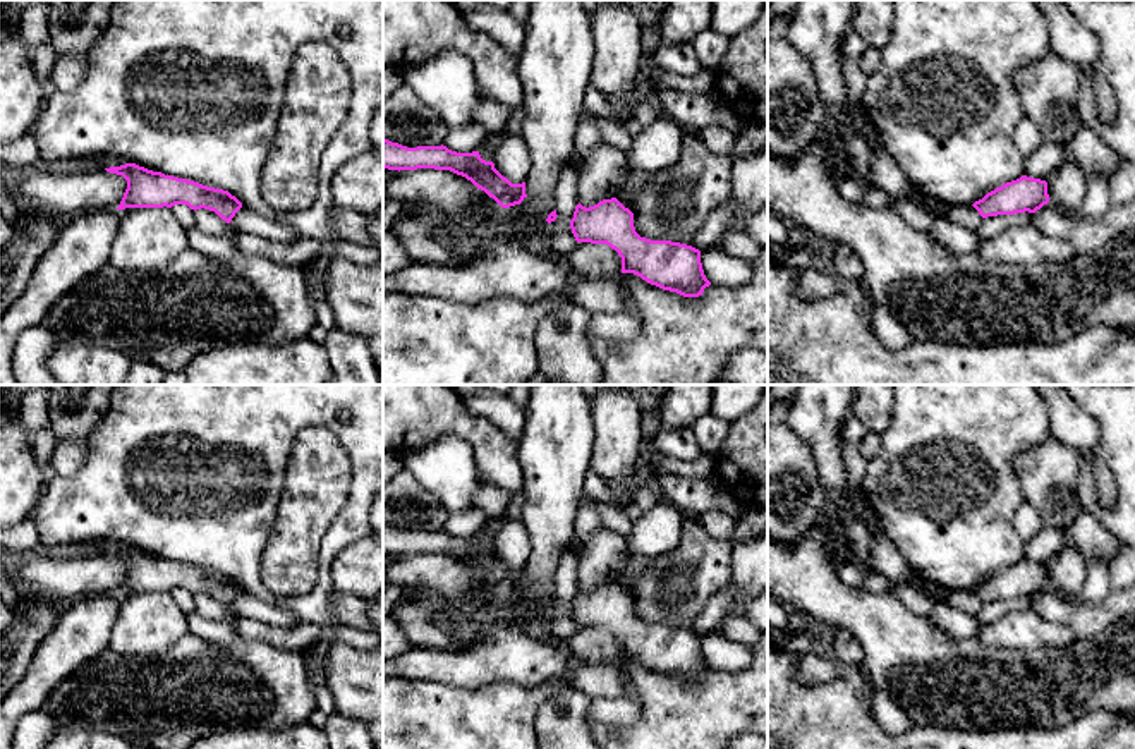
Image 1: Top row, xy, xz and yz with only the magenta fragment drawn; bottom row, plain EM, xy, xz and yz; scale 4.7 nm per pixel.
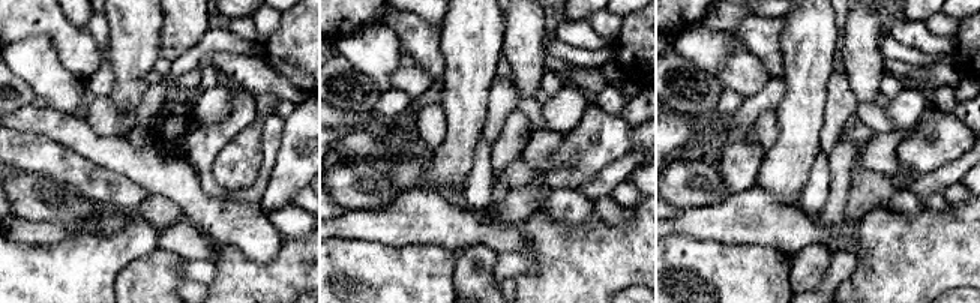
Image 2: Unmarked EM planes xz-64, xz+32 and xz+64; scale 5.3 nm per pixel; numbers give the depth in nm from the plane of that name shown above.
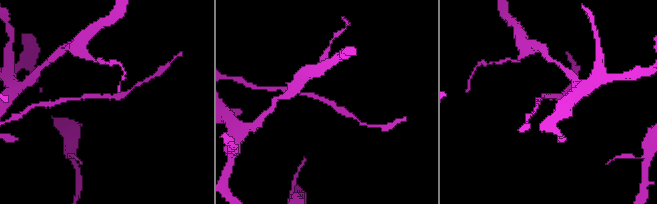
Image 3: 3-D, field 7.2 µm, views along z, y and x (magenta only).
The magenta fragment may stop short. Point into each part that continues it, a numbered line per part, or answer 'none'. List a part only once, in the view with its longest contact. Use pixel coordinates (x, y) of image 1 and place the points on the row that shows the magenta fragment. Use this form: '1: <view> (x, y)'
none

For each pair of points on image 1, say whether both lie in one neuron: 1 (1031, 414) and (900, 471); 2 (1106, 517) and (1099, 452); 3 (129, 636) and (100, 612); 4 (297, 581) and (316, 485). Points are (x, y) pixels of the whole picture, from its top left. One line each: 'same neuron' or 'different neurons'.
1: same neuron
2: same neuron
3: different neurons
4: same neuron

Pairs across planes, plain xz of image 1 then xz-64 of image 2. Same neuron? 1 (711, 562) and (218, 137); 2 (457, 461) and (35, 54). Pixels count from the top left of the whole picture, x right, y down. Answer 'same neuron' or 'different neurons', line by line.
1: same neuron
2: same neuron

